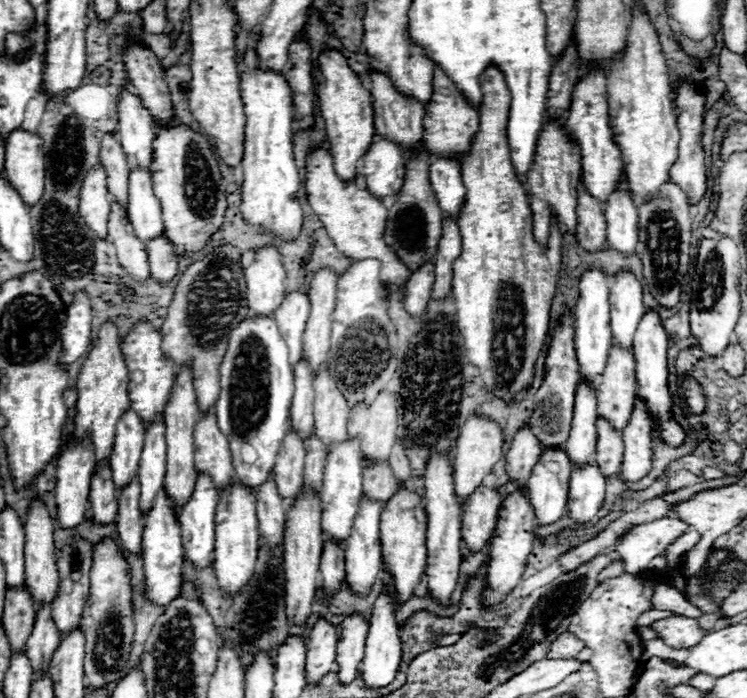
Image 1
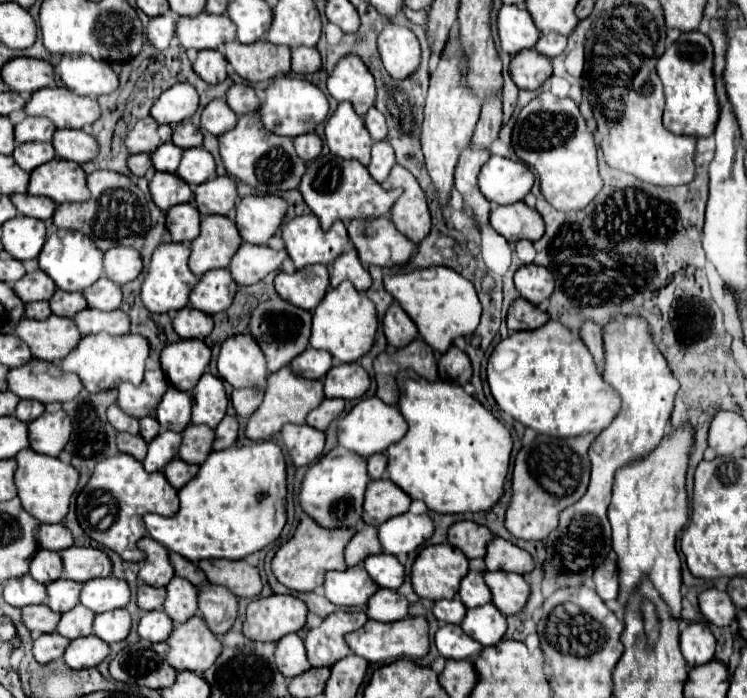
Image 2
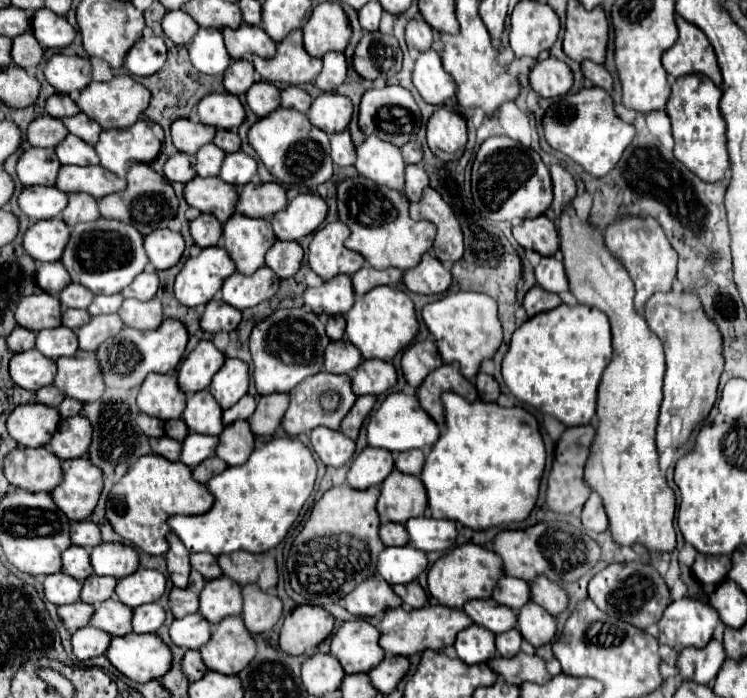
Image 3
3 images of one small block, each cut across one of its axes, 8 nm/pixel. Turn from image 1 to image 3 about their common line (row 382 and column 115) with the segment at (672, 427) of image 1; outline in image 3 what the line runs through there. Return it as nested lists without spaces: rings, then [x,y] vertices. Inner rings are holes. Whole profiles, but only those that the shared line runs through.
[[[128,634],[112,638],[106,658],[134,682],[162,678],[172,666],[172,650],[156,634]]]

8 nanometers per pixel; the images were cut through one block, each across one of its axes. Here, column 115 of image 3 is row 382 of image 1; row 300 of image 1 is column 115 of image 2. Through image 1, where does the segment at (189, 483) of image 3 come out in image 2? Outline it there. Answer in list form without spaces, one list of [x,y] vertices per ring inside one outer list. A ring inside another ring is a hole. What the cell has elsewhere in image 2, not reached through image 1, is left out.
[[[118,452],[116,456],[104,458],[104,462],[96,464],[90,482],[78,496],[76,512],[80,526],[90,538],[118,552],[128,562],[140,562],[146,558],[146,554],[136,546],[136,542],[146,536],[142,516],[148,512],[156,512],[160,516],[174,516],[178,512],[178,492],[168,484],[162,472],[148,474],[142,462],[124,452]]]

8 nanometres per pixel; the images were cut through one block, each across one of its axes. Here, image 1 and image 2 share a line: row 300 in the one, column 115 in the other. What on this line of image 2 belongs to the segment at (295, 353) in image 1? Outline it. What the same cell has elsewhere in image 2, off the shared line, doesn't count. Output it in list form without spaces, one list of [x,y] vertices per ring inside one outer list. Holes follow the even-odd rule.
[[[102,276],[98,282],[94,282],[88,290],[84,290],[84,298],[90,308],[98,310],[116,310],[122,302],[122,288],[112,282],[110,278]]]

